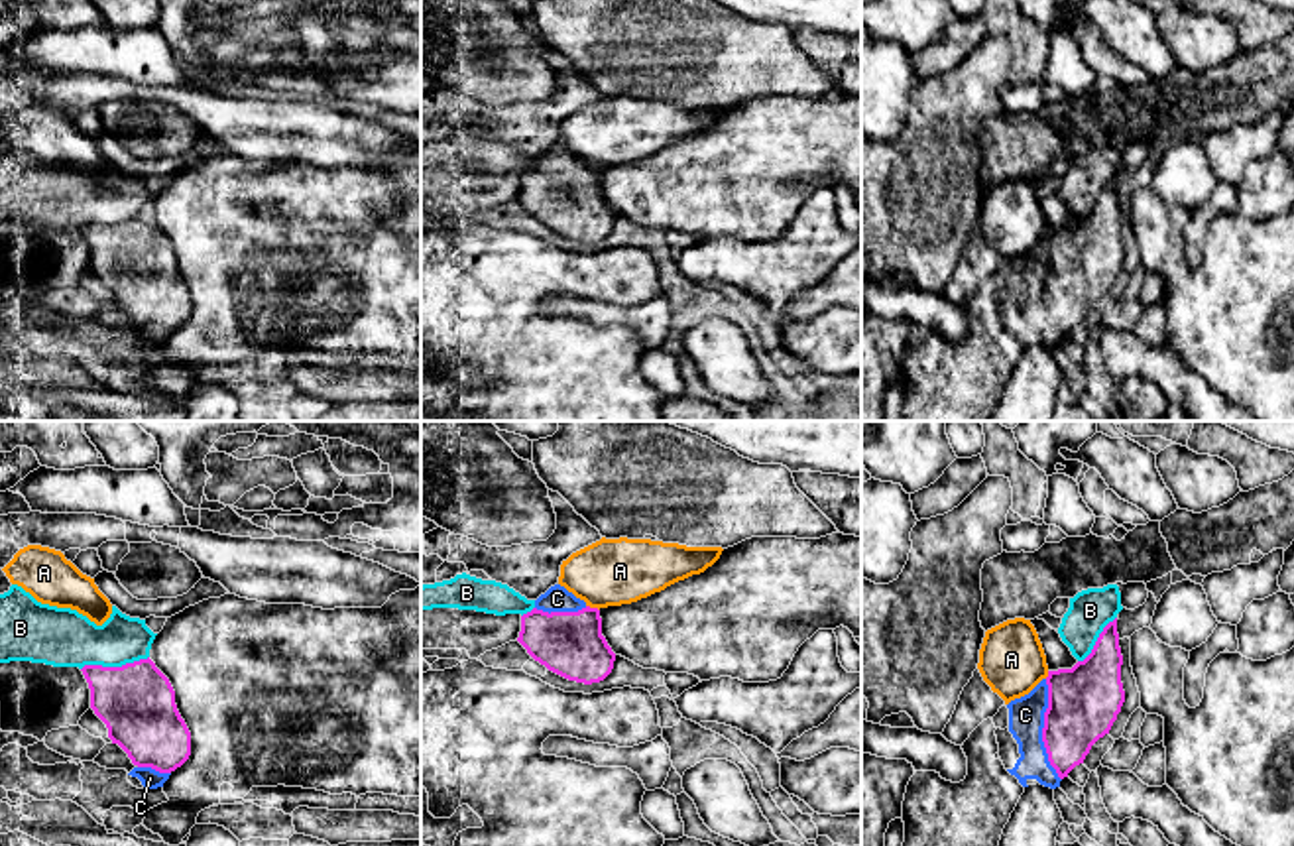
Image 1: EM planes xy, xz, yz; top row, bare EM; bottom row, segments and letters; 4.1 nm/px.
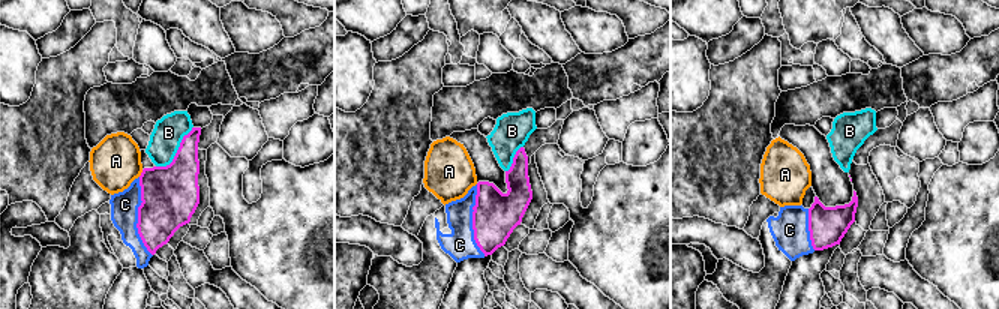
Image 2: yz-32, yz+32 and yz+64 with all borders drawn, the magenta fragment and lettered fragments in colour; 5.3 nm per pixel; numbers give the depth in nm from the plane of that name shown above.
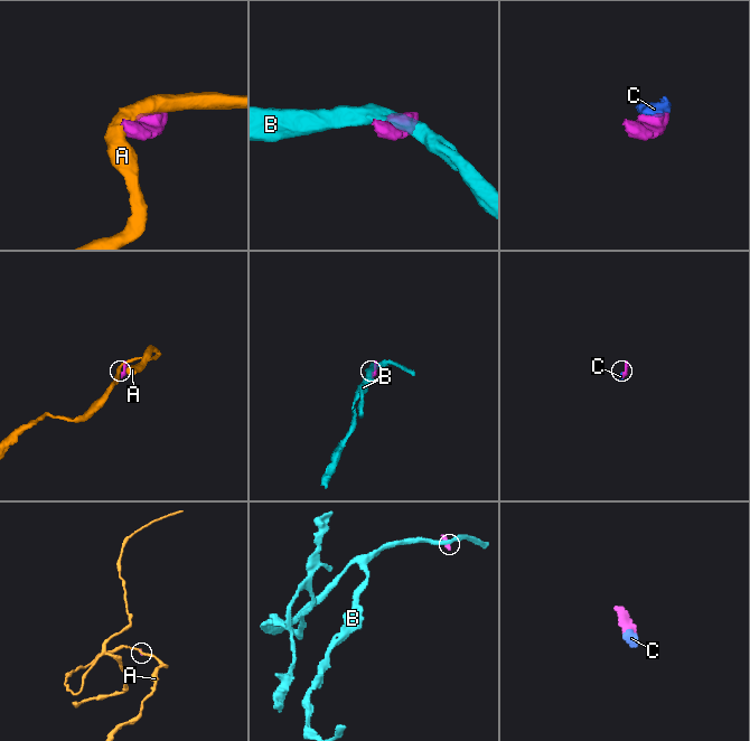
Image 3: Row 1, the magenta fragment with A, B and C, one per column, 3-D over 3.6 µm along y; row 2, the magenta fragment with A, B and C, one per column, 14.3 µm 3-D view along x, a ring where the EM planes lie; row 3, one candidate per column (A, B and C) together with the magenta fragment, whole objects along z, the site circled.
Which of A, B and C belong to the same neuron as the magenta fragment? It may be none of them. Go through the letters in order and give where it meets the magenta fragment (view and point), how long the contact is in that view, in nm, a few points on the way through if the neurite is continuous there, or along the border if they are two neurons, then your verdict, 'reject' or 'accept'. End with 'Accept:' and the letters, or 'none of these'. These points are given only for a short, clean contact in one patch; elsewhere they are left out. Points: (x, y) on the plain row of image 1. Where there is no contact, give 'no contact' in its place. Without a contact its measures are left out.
A: contact xz (592, 168); length 60 nm; reject
B: contact xy (115, 227); length 280 nm; reject
C: contact yz (1043, 290); length 420 nm; accept
Accept: C

